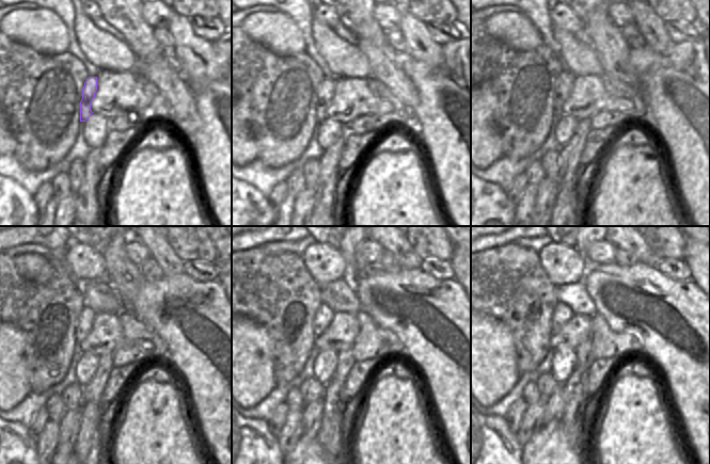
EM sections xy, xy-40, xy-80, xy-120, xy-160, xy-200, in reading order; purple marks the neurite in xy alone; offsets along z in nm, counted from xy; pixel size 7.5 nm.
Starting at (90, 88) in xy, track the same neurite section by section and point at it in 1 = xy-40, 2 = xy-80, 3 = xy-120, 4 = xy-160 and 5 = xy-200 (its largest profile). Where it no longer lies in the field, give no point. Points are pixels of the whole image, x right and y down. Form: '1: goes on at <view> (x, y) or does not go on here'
1: goes on at xy-40 (326, 90)
2: goes on at xy-80 (563, 86)
3: goes on at xy-120 (87, 317)
4: goes on at xy-160 (324, 316)
5: goes on at xy-200 (562, 314)

